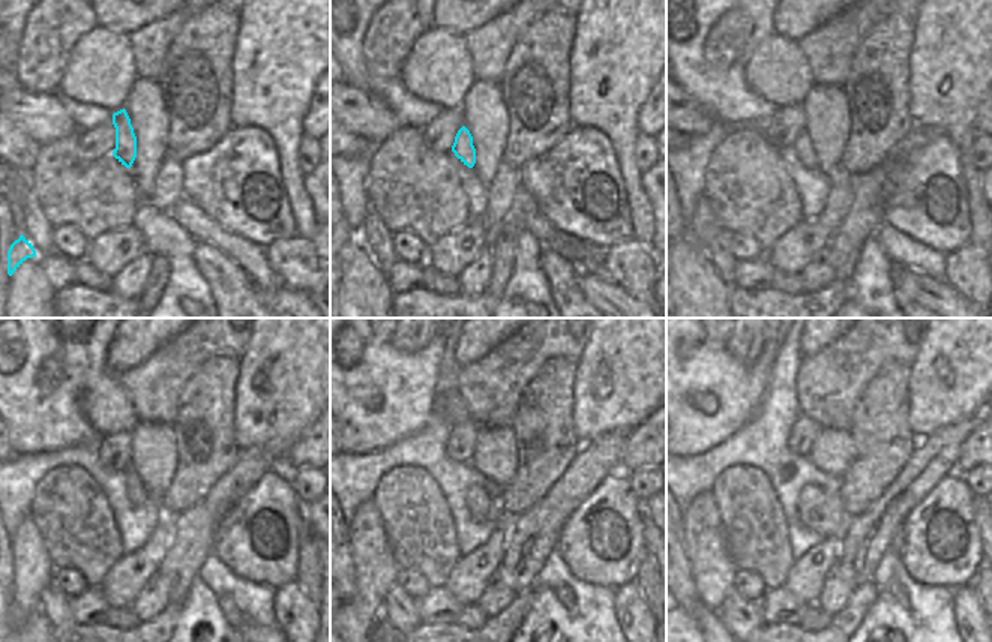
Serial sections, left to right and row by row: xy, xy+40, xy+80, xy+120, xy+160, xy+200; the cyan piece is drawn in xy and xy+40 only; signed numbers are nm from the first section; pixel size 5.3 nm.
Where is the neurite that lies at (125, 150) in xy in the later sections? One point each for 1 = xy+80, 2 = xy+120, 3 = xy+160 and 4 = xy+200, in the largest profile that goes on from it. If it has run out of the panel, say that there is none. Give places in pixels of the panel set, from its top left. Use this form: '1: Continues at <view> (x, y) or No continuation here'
1: Continues at xy+80 (803, 147)
2: Continues at xy+120 (135, 489)
3: Continues at xy+160 (483, 509)
4: Continues at xy+200 (823, 513)

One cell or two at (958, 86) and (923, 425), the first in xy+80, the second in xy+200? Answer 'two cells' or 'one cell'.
one cell

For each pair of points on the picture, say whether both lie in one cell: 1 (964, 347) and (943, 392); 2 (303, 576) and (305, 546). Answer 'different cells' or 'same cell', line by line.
1: same cell
2: same cell

